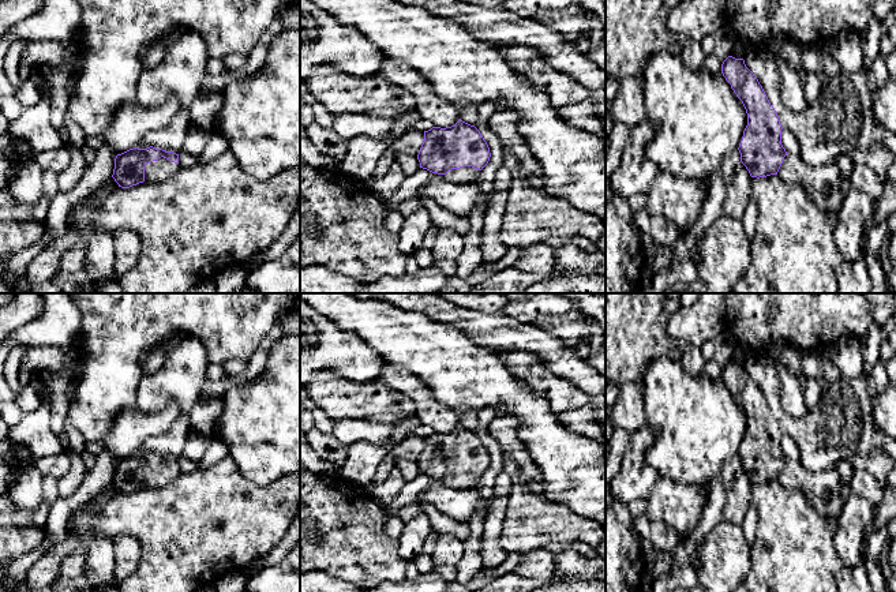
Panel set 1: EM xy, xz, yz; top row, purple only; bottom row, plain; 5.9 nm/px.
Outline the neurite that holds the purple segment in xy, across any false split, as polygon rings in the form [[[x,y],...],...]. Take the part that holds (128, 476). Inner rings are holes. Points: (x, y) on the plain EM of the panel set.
[[[134,453],[116,461],[112,483],[119,492],[130,494],[143,487],[170,484],[179,475],[179,460],[173,457]]]

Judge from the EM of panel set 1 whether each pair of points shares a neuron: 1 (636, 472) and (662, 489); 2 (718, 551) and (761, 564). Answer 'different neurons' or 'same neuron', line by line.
1: different neurons
2: different neurons

